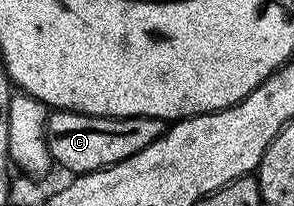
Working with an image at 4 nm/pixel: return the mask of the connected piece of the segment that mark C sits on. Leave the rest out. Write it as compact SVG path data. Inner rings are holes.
M55 110L46 121L46 144L55 164L67 167L70 173L99 171L116 165L132 153L140 153L162 136L164 123L152 117L105 119L99 115L79 115L76 111Z

